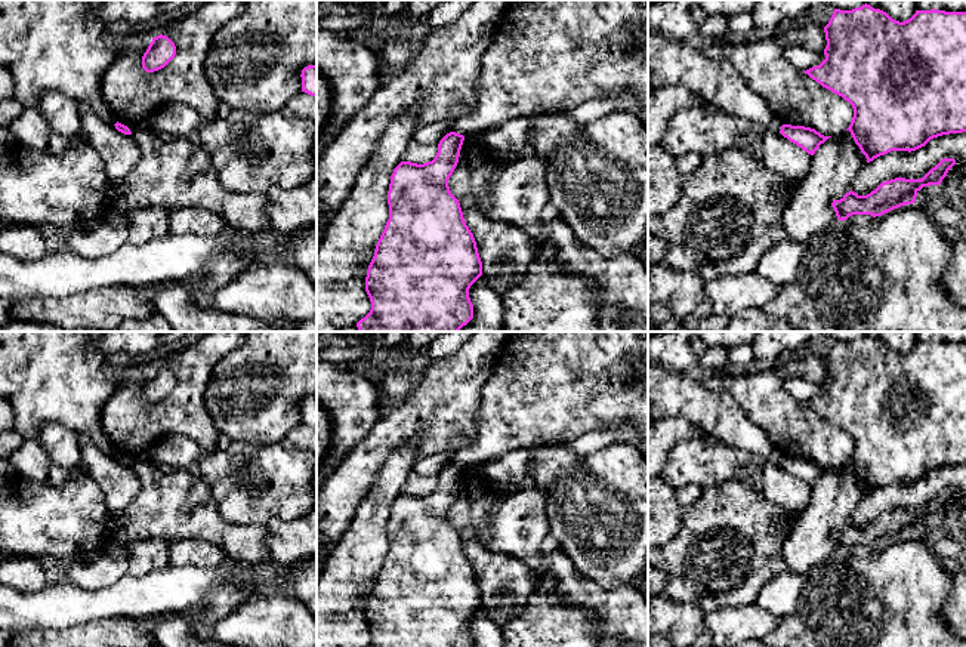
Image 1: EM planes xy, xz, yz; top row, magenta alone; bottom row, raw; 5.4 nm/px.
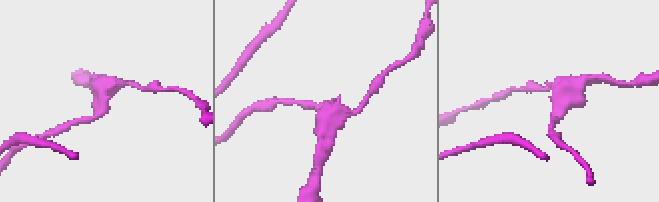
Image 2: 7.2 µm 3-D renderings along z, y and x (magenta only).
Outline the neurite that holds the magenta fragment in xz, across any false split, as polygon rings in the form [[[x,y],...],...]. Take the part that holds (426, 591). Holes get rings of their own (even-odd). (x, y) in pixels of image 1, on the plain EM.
[[[450,463],[439,472],[432,493],[401,493],[394,500],[389,551],[365,609],[371,634],[367,647],[473,647],[469,620],[482,607],[482,594],[460,534],[448,518],[463,472],[463,466]]]

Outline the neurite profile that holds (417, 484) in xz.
[[[410,472],[402,487],[402,493],[423,496],[423,495],[432,493],[436,484],[438,484],[438,475],[423,477],[417,472]]]

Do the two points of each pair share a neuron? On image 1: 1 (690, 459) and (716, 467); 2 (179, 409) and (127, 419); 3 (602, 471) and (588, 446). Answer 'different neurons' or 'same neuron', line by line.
1: same neuron
2: same neuron
3: different neurons

